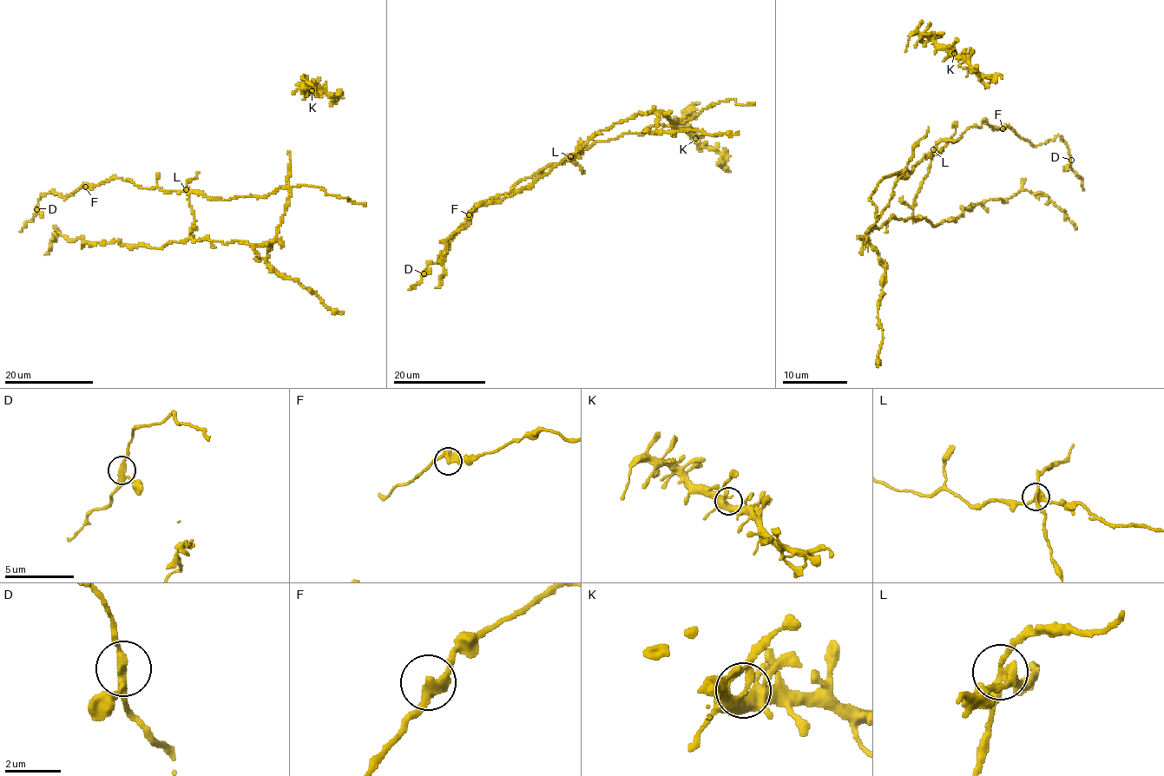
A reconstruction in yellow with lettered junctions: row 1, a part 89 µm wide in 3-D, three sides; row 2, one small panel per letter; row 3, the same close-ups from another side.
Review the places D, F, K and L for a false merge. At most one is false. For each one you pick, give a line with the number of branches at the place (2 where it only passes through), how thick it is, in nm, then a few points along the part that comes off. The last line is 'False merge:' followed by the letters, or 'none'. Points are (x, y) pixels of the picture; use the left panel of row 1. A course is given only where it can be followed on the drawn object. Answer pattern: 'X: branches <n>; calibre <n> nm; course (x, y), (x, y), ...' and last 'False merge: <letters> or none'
L: branches 4; calibre 320 nm; course (186, 189), (194, 221), (188, 240), (130, 247), (70, 240), (56, 232), (45, 253)
False merge: L

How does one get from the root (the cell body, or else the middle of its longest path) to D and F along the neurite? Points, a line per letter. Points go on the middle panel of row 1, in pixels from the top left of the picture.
D: (575, 157), (549, 165), (522, 179), (508, 194), (478, 205), (424, 273)
F: (575, 157), (566, 161), (549, 165), (522, 179), (508, 194), (489, 198), (469, 214)

